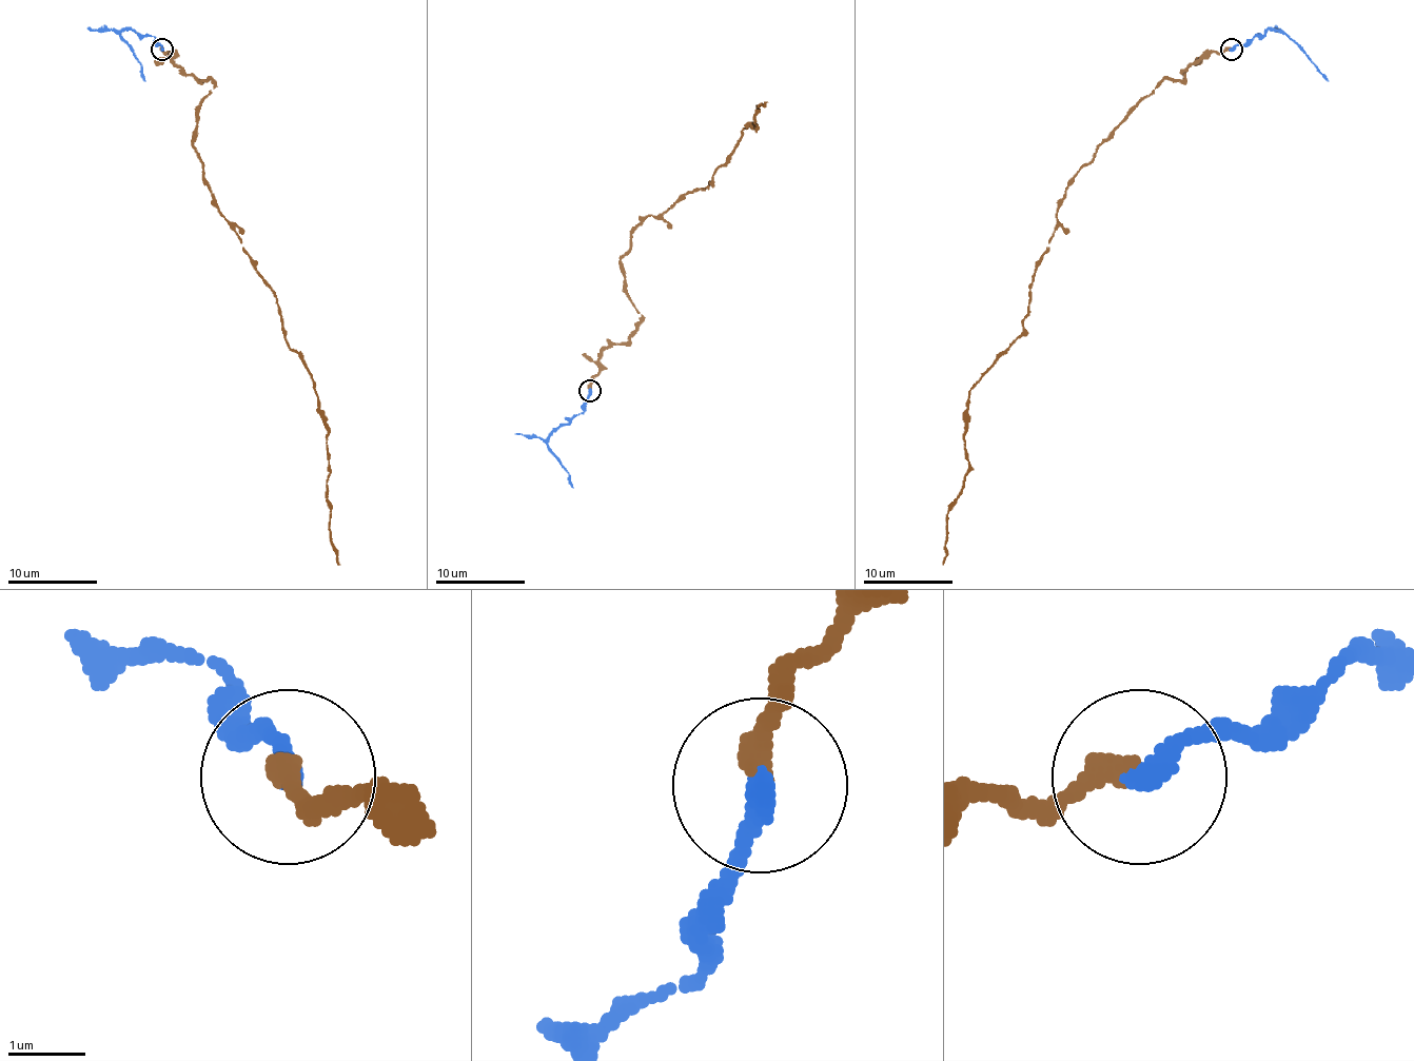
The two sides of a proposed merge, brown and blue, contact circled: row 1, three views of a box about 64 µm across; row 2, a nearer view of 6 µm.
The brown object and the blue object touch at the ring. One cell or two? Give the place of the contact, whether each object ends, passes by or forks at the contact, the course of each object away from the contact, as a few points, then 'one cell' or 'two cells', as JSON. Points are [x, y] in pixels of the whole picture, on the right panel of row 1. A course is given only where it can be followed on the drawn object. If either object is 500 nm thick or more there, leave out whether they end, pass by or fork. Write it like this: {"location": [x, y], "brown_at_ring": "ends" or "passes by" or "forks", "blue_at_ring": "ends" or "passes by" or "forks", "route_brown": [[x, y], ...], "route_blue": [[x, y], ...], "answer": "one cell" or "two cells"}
{"location": [1231, 50], "brown_at_ring": "ends", "blue_at_ring": "ends", "route_brown": [[1230, 50], [1164, 79], [1068, 187], [1023, 331], [970, 390], [967, 474], [943, 564]], "route_blue": [[1232, 50], [1268, 30], [1285, 32], [1328, 81]], "answer": "two cells"}

